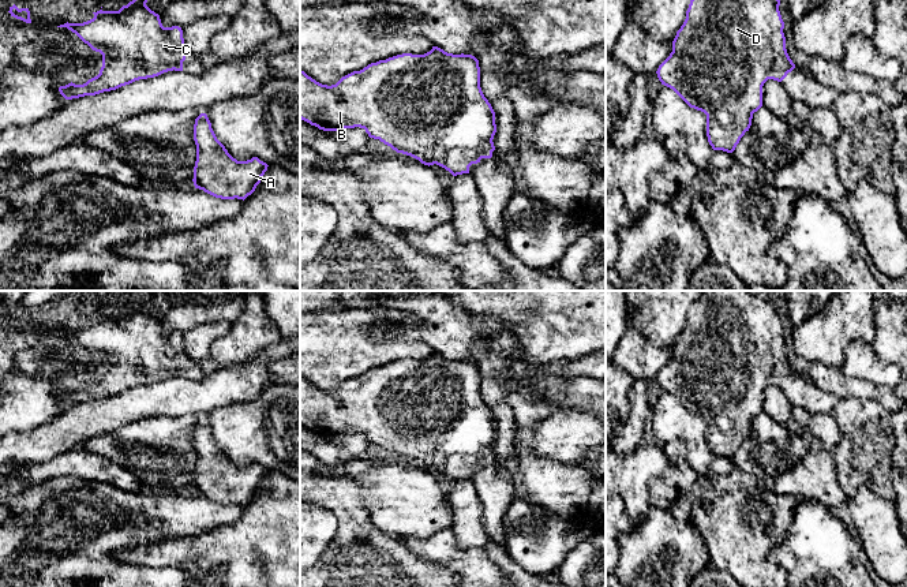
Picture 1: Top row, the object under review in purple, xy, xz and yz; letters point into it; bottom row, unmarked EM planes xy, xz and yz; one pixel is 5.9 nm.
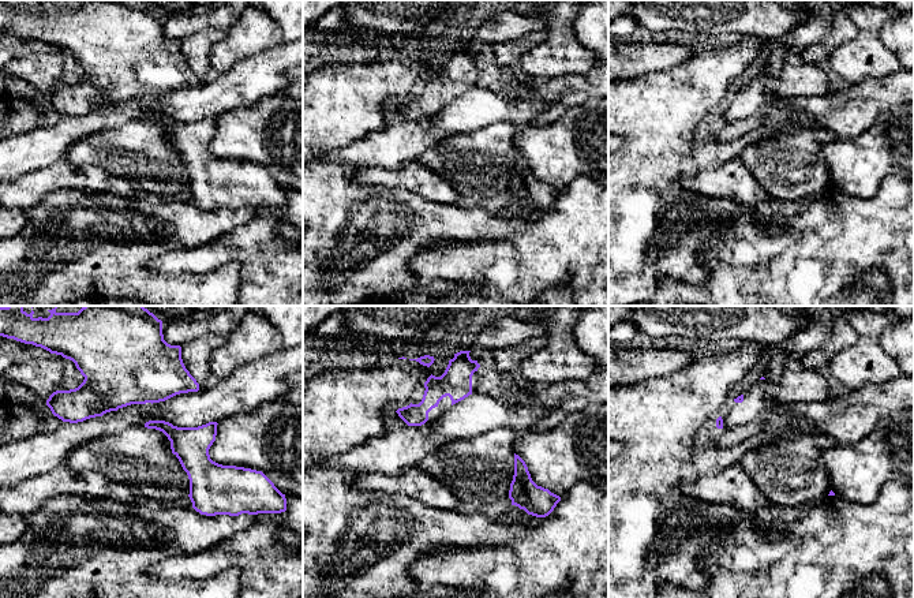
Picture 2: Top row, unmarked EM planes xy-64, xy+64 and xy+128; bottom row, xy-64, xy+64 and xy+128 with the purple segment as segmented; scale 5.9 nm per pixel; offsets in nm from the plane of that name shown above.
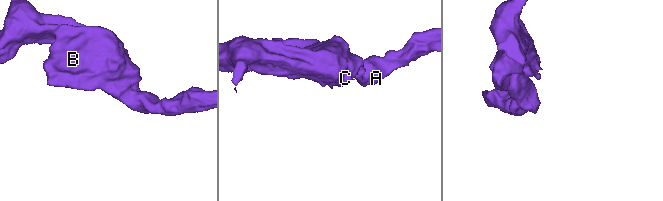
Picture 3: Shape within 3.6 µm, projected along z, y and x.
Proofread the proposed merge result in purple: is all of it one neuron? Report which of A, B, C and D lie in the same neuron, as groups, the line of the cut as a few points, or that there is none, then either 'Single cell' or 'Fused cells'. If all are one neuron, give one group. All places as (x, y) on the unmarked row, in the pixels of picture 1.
Groups: A B C D. No split. Single cell

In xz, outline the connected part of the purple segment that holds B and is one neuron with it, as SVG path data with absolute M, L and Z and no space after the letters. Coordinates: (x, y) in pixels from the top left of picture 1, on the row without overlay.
M438 352L424 360L402 359L371 369L331 392L300 375L300 425L323 437L364 434L397 459L428 472L436 470L453 482L469 479L472 470L491 464L495 456L495 418L480 393L479 366Z

